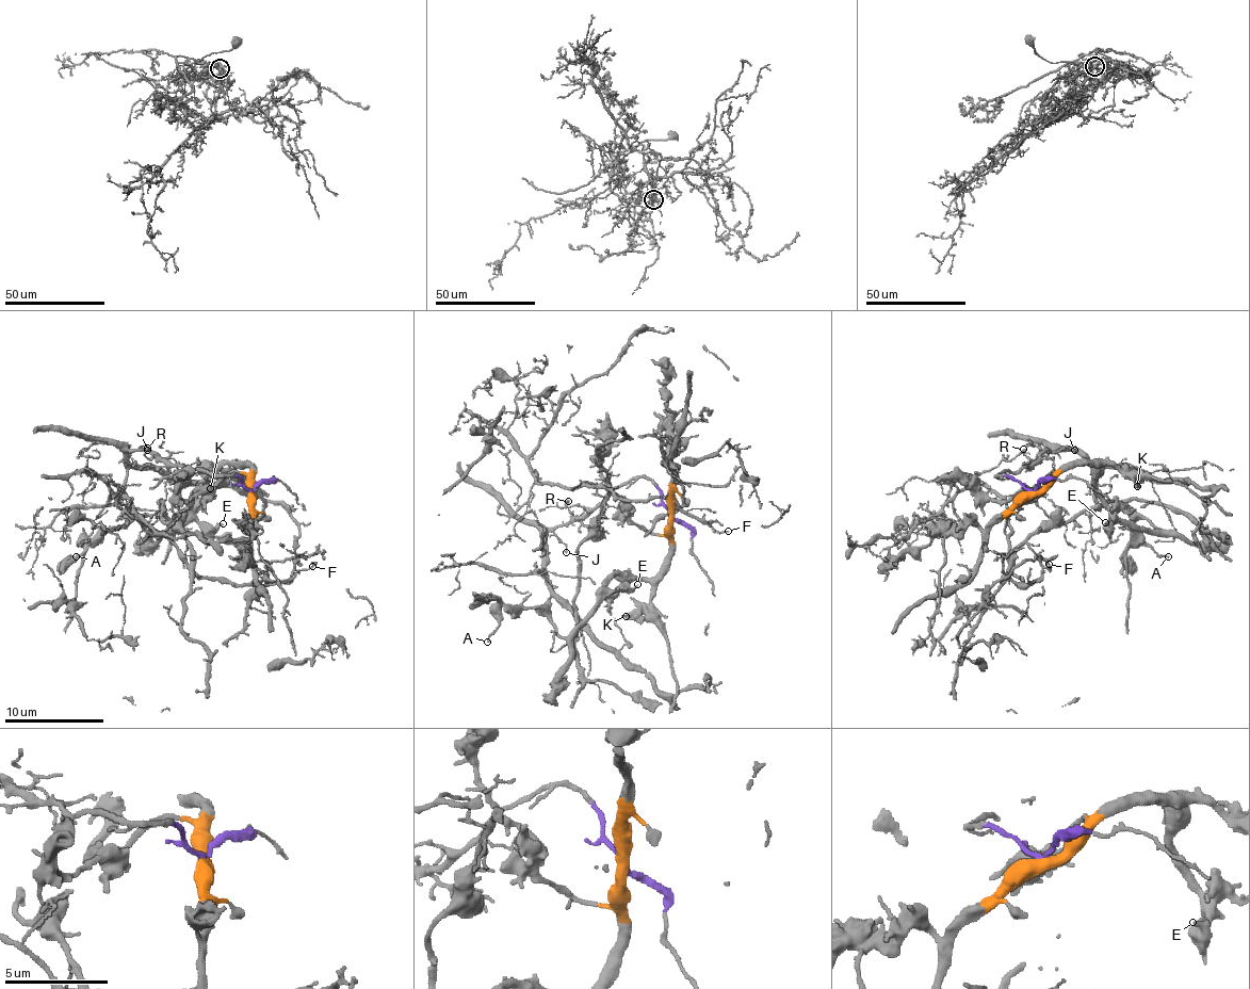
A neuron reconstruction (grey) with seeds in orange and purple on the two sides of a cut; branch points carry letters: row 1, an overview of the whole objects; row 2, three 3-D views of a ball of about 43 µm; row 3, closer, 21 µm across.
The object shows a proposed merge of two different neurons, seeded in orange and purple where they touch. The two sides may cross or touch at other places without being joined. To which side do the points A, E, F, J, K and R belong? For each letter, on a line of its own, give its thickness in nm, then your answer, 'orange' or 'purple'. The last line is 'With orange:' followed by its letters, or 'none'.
A: 160 nm | orange
E: 220 nm | orange
F: 100 nm | purple
J: 120 nm | purple
K: 240 nm | orange
R: 150 nm | purple
With orange: A, E, K

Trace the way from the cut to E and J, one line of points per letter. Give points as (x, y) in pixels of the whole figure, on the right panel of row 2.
E: (1031, 491), (1043, 491), (1064, 471), (1097, 461), (1096, 489), (1108, 509), (1109, 527), (1104, 521)
J: (1031, 491), (997, 474), (1029, 468), (1045, 451), (1068, 446), (1075, 451)

